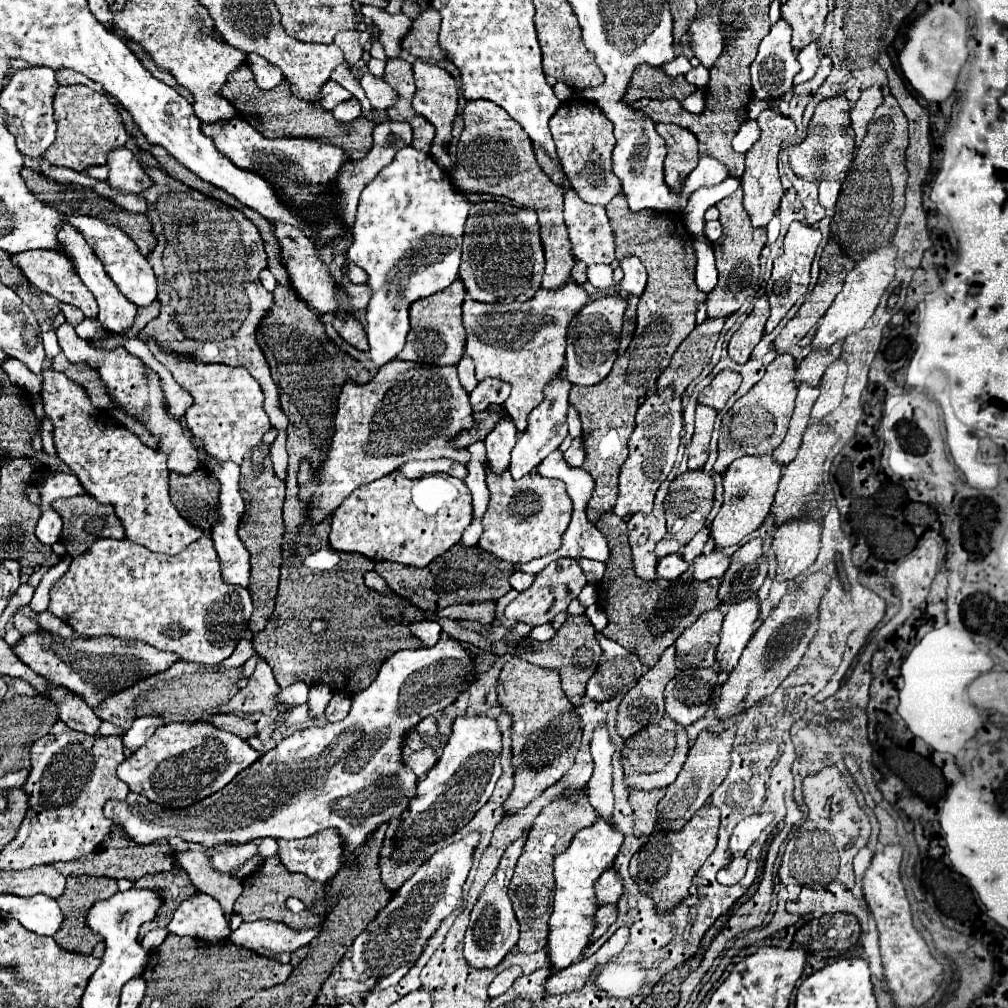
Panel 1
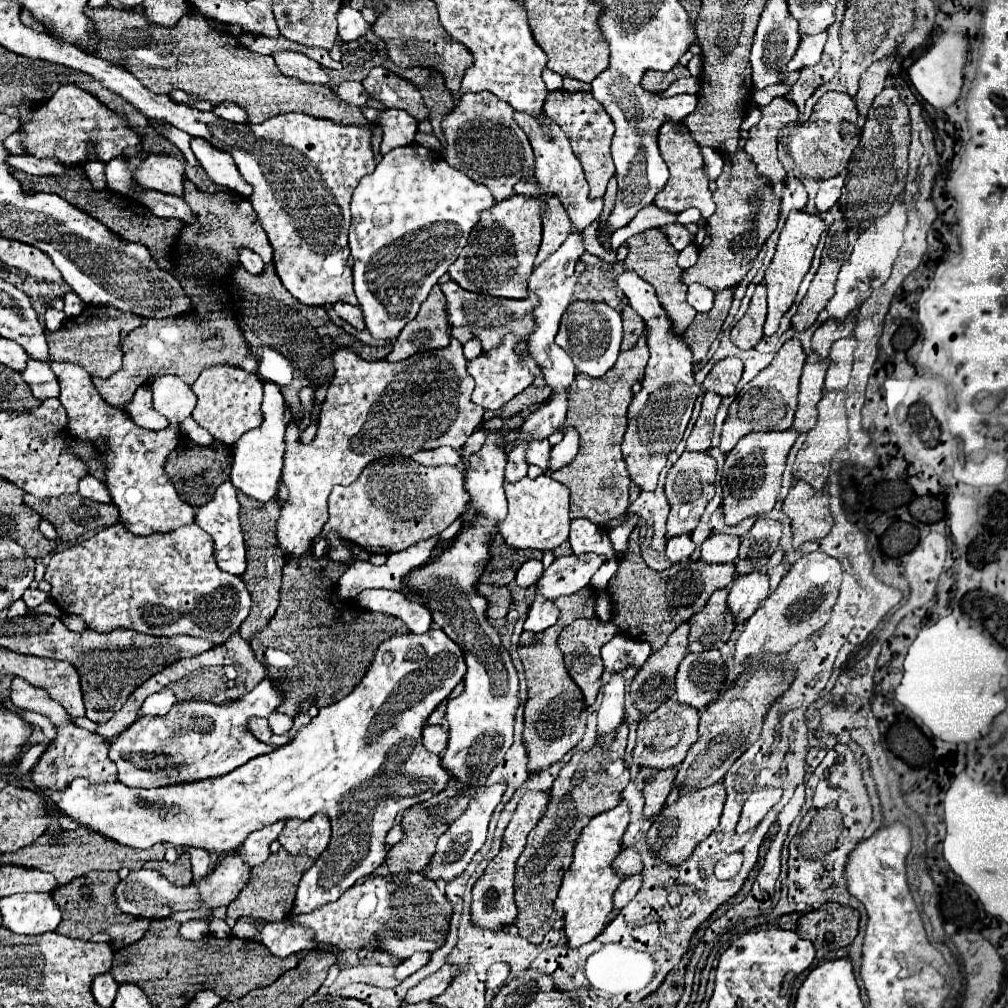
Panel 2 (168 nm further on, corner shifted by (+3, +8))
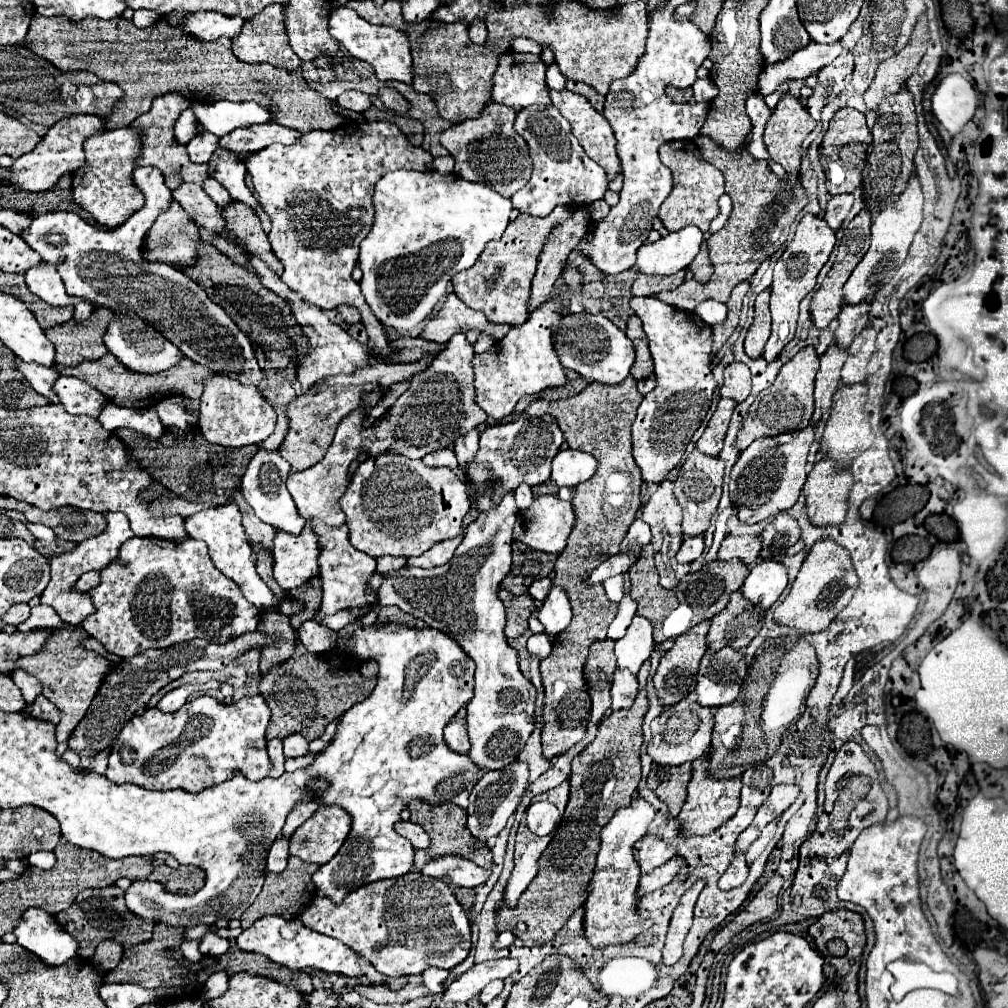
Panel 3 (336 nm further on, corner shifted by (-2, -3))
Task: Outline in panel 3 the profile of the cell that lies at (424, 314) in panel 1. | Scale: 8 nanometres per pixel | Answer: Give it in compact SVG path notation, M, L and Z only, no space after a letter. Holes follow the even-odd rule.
M426 353L422 359L410 361L410 363L372 361L370 367L358 369L358 373L354 373L354 375L328 377L320 391L310 389L304 395L296 397L288 405L290 429L288 429L288 435L286 435L284 443L280 445L280 455L292 465L292 471L302 471L302 469L308 469L310 465L318 463L324 457L326 449L330 447L330 441L334 437L334 429L336 429L338 421L346 413L350 413L358 407L362 391L372 391L376 385L394 385L396 381L404 381L410 375L416 375L418 371L424 371L434 359L436 359L436 353Z

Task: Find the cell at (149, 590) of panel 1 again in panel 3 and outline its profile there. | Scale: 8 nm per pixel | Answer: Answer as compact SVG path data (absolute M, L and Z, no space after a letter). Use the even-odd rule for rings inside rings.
M132 537L120 547L118 557L100 571L100 585L92 587L88 595L96 611L80 625L88 635L96 637L108 653L118 657L130 657L150 647L164 649L182 641L192 641L194 637L202 637L210 643L228 643L254 631L260 615L260 611L242 595L240 587L212 565L206 543L198 539L176 543L156 537Z

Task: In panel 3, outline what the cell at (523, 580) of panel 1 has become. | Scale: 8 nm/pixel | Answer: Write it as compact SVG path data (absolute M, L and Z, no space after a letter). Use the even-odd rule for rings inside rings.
M548 577L536 579L536 581L530 585L530 589L528 589L528 593L530 593L536 601L544 601L544 597L548 595L548 591L550 591L550 579L548 579Z

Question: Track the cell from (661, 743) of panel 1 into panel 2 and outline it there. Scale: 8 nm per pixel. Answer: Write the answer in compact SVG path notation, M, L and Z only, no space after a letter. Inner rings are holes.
M677 700L663 702L657 710L643 716L637 728L637 746L633 750L633 762L639 766L653 766L653 768L671 768L679 766L685 760L687 750L697 740L697 726L699 726L699 712L691 706L681 706Z

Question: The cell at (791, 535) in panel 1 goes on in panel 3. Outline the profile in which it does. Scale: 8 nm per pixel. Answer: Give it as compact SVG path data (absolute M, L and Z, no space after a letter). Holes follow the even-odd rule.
M820 459L808 473L806 485L802 489L806 501L804 509L812 525L828 527L840 525L848 511L848 491L852 477L848 467L834 473L834 463L830 459Z

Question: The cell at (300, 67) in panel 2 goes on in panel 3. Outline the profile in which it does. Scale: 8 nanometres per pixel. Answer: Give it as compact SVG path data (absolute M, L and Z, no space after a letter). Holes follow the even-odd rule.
M268 5L264 11L260 11L254 17L254 21L244 23L242 33L232 41L232 45L234 45L234 53L238 55L238 59L242 59L246 63L270 63L270 65L286 69L286 71L302 69L302 63L300 63L298 55L292 53L292 49L286 41L286 33L282 29L282 5Z

